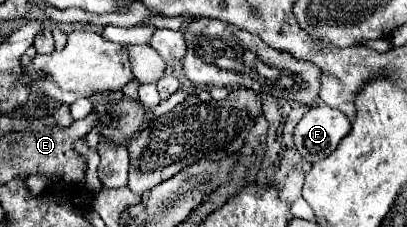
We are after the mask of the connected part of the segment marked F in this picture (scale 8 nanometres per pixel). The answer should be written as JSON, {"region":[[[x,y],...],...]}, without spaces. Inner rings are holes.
{"region":[[[321,105],[321,107],[311,107],[303,119],[297,123],[295,127],[295,147],[299,151],[299,155],[309,161],[309,163],[317,163],[321,159],[325,159],[327,155],[331,155],[339,141],[351,131],[351,121],[337,109],[331,109],[327,105]]]}

